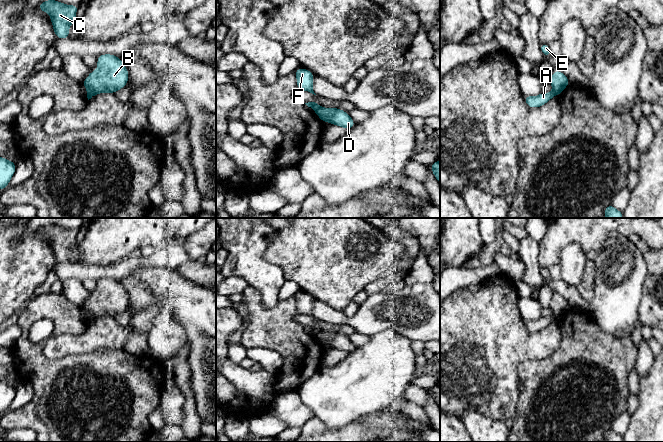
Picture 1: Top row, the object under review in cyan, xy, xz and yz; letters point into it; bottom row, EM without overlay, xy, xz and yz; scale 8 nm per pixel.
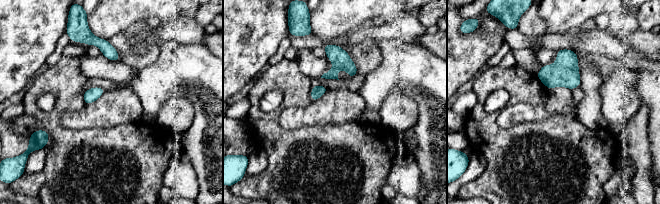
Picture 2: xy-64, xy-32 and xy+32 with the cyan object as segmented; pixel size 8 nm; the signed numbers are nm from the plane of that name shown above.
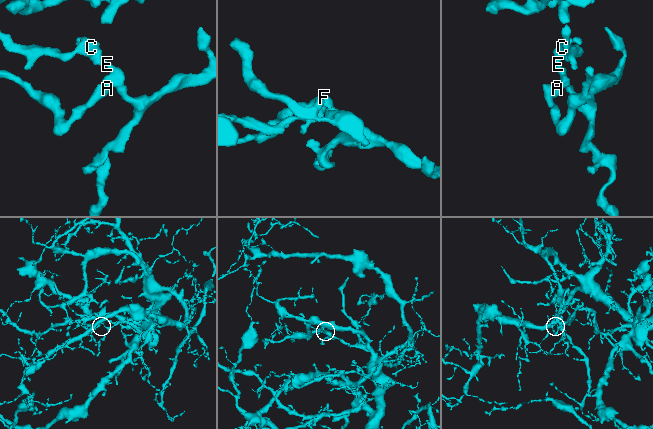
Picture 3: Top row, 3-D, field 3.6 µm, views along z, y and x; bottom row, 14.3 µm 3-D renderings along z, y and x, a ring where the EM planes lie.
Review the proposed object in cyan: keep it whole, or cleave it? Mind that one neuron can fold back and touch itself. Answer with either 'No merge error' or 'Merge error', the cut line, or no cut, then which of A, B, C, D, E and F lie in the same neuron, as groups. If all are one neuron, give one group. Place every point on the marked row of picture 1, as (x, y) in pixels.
Merge error. Split along xz (319, 106), (313, 109). Groups: A F / B C D E

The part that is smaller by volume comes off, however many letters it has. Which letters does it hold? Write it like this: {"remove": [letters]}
{"remove": ["B", "C", "D", "E"]}

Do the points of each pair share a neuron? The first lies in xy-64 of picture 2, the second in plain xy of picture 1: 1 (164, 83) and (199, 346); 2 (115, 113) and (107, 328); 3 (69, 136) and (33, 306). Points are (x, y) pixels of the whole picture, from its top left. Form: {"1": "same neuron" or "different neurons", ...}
{"1": "same neuron", "2": "same neuron", "3": "same neuron"}

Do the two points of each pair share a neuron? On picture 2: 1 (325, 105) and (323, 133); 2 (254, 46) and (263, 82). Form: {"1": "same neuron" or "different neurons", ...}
{"1": "different neurons", "2": "different neurons"}

